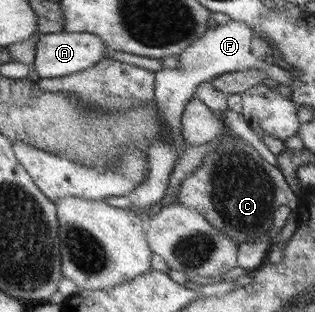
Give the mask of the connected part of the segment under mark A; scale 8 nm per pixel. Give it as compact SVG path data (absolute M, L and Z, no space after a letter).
M61 30L48 34L39 33L38 37L36 58L32 67L41 78L60 78L85 71L105 59L105 55L111 52L105 47L101 37L90 33L69 33Z

